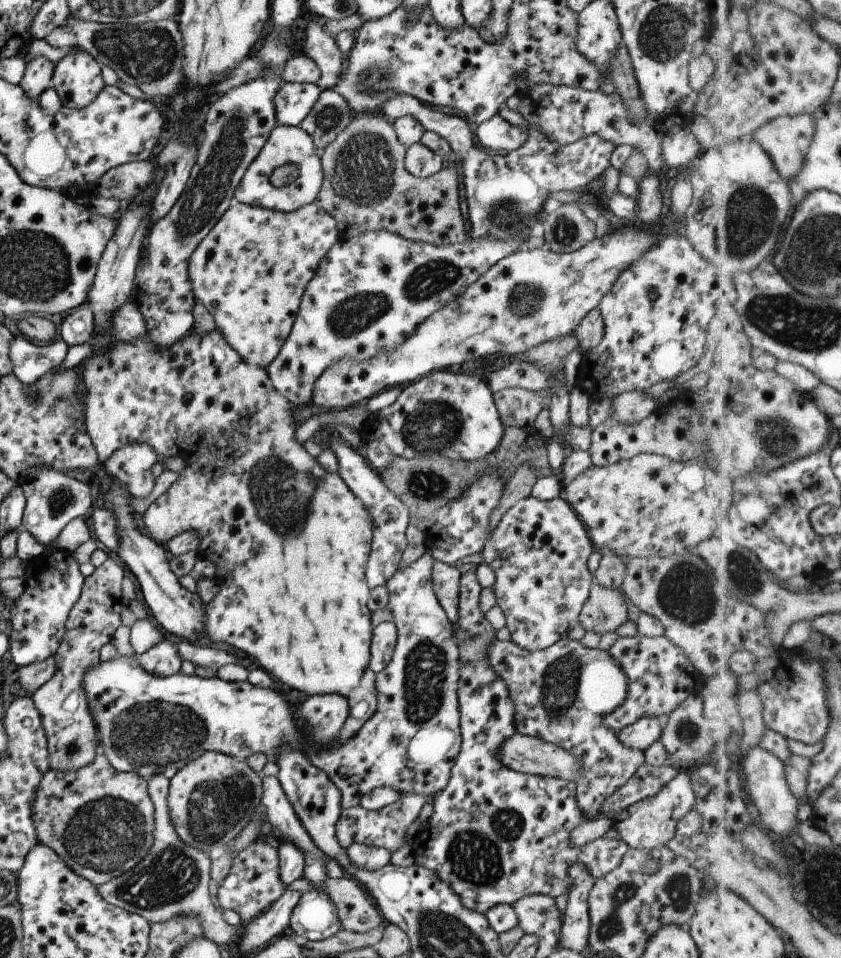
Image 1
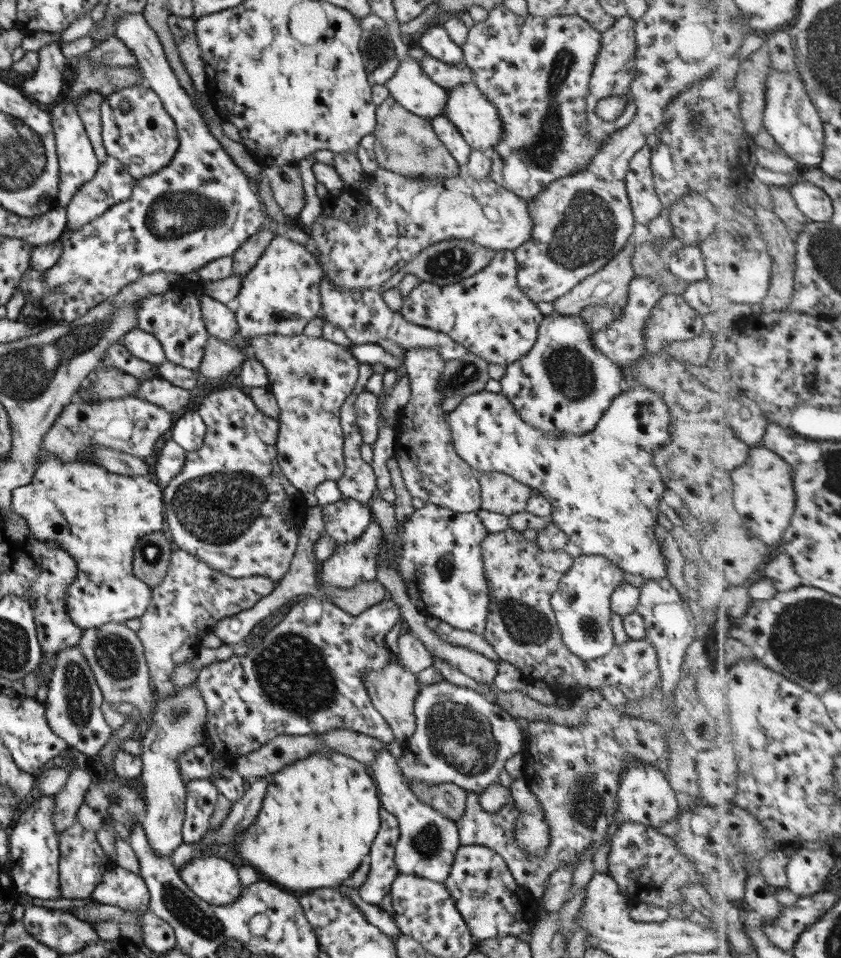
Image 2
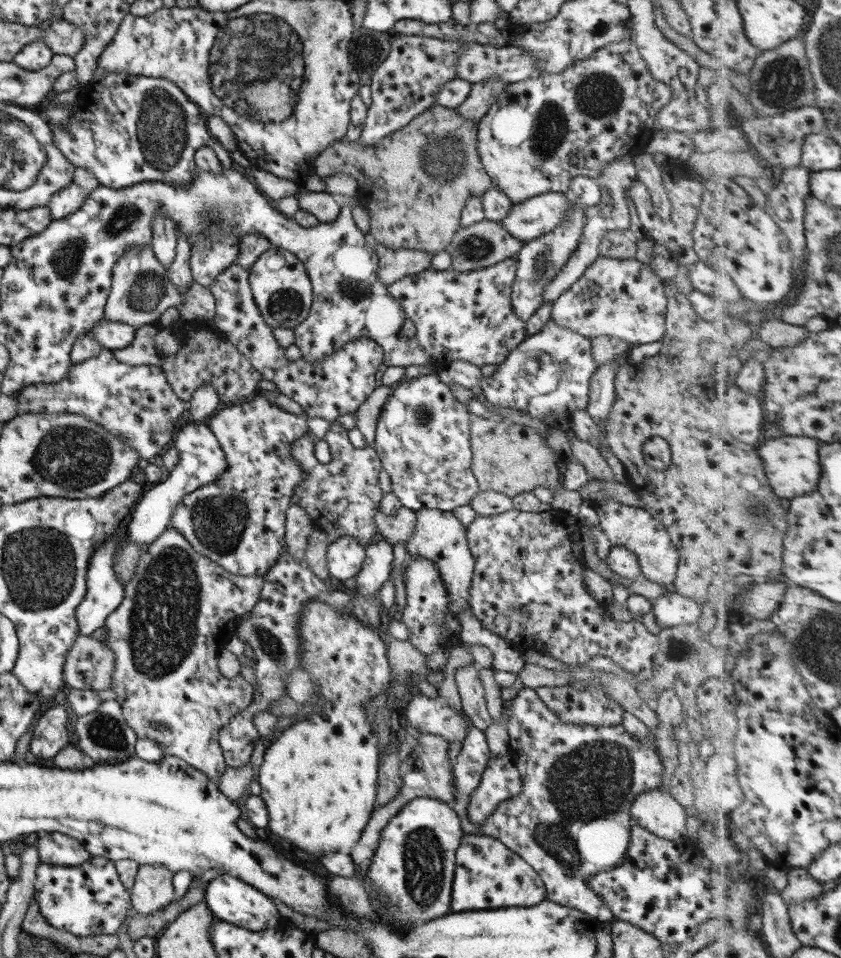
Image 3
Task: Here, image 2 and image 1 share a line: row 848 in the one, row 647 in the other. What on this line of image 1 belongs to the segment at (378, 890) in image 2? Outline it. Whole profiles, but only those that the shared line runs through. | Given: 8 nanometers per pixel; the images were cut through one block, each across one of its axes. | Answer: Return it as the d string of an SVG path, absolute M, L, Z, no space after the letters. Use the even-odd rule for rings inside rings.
M380 623L370 634L370 657L367 668L374 673L383 670L391 658L396 643L396 630L393 623Z

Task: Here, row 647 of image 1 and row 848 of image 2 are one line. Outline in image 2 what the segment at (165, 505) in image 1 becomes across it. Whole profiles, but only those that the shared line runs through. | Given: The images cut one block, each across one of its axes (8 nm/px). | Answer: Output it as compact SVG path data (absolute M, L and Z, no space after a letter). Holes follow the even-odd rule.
M331 749L317 750L311 752L311 756L269 775L259 812L241 837L233 841L233 852L241 860L249 862L259 877L267 878L269 883L280 889L307 892L329 888L349 878L369 852L380 825L380 807L368 765Z

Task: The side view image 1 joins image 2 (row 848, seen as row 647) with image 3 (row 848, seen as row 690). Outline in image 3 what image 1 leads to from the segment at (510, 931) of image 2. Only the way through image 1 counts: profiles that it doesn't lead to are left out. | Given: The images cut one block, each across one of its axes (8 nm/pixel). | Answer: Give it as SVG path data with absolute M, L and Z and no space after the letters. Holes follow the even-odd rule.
M465 834L455 851L451 912L482 911L509 907L532 907L547 900L539 875L514 852L492 836Z

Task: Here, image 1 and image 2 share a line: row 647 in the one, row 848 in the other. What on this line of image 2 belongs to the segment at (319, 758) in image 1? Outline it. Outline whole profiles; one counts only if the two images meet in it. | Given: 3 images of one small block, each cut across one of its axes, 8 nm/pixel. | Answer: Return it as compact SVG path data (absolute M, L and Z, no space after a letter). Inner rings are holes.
M387 744L377 755L368 767L371 776L377 782L376 790L380 806L397 821L399 836L394 844L393 858L397 872L444 883L451 870L455 851L460 847L455 821L443 818L439 810L433 810L429 804L417 800L409 789L406 779L397 770L396 758L389 752Z

